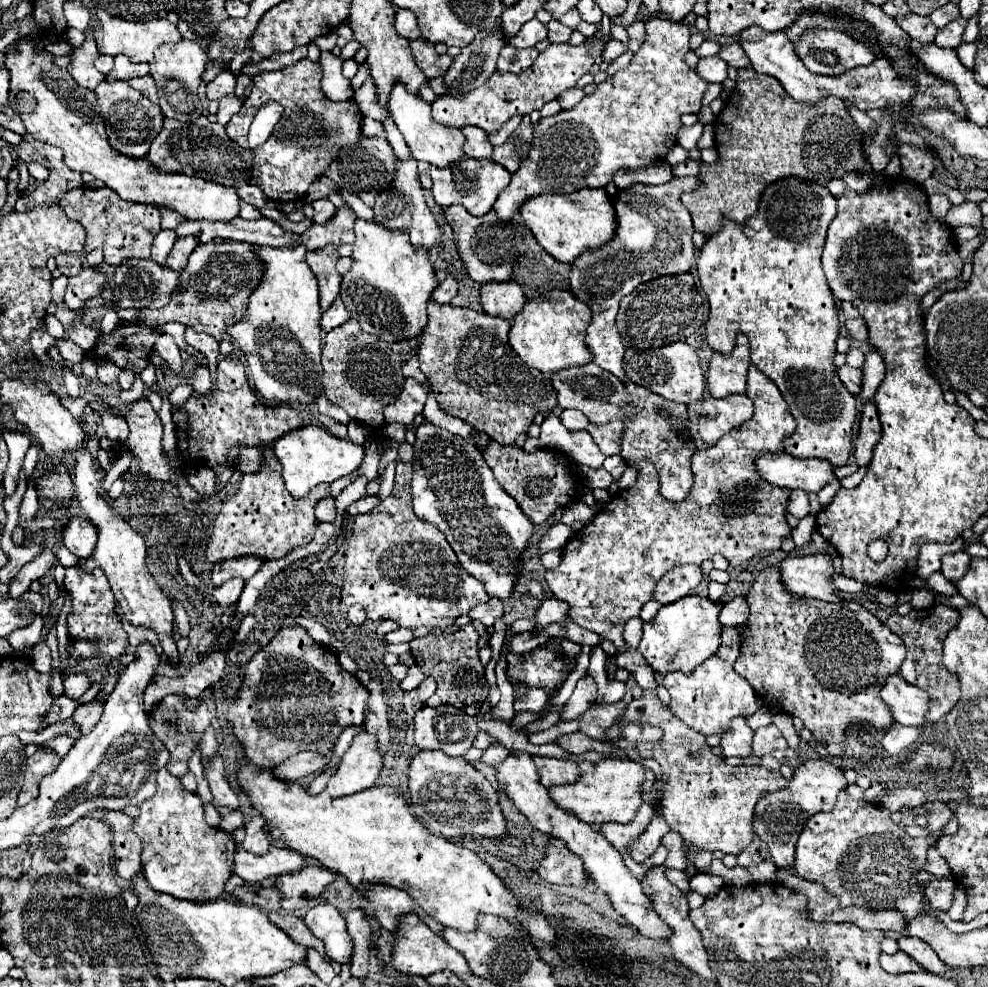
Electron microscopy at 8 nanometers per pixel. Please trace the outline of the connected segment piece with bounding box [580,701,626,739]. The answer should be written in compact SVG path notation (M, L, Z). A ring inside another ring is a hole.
M624 701L614 705L592 705L580 717L580 731L594 739L602 739L606 729L624 713L624 709L626 709Z

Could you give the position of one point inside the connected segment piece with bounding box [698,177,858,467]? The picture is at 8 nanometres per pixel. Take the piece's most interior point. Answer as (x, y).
(764, 280)

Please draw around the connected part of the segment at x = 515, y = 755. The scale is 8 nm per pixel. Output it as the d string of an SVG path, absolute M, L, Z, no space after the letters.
M512 751L498 767L496 779L502 787L502 791L514 801L514 805L520 809L520 813L526 815L526 819L532 823L532 827L536 827L538 831L554 837L554 839L562 839L566 843L566 847L578 855L584 863L586 873L596 881L596 885L610 897L614 909L618 915L622 915L632 927L636 927L644 937L650 937L654 941L666 941L670 935L670 927L658 917L658 913L652 909L652 903L648 901L648 897L642 893L642 885L640 881L628 871L628 867L624 865L624 859L620 855L620 851L608 843L608 839L598 833L594 829L594 825L584 823L580 819L576 819L576 815L572 815L570 811L564 811L562 807L558 807L552 797L548 795L548 787L544 787L538 779L538 771L536 765L532 761L530 753L524 751Z

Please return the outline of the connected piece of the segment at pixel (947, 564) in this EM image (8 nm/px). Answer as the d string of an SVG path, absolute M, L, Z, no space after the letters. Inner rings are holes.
M958 551L952 555L944 555L942 557L942 573L946 579L950 579L952 583L956 583L958 579L962 579L966 575L966 571L970 569L972 563L972 555L968 555L966 551Z

